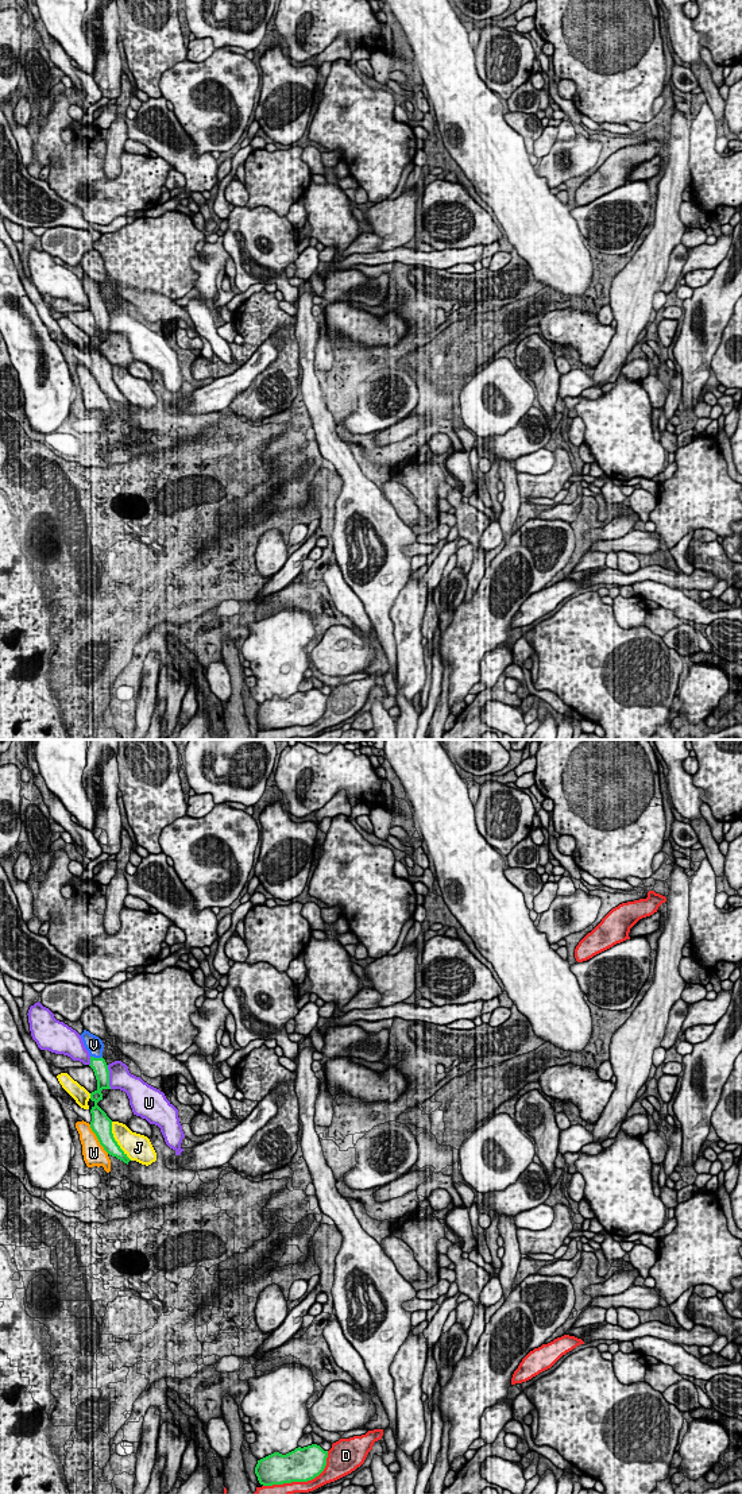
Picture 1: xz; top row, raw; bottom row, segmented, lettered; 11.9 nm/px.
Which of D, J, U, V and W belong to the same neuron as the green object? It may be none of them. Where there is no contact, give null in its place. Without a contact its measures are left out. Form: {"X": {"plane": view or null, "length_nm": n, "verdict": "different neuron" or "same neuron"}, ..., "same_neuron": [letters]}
{"D": {"plane": "xz", "length_nm": 900, "verdict": "different neuron"}, "J": {"plane": "xz", "length_nm": 500, "verdict": "different neuron"}, "U": {"plane": "xz", "length_nm": 300, "verdict": "different neuron"}, "V": {"plane": "xz", "length_nm": 140, "verdict": "same neuron"}, "W": {"plane": "xz", "length_nm": 420, "verdict": "different neuron"}, "same_neuron": ["V"]}

